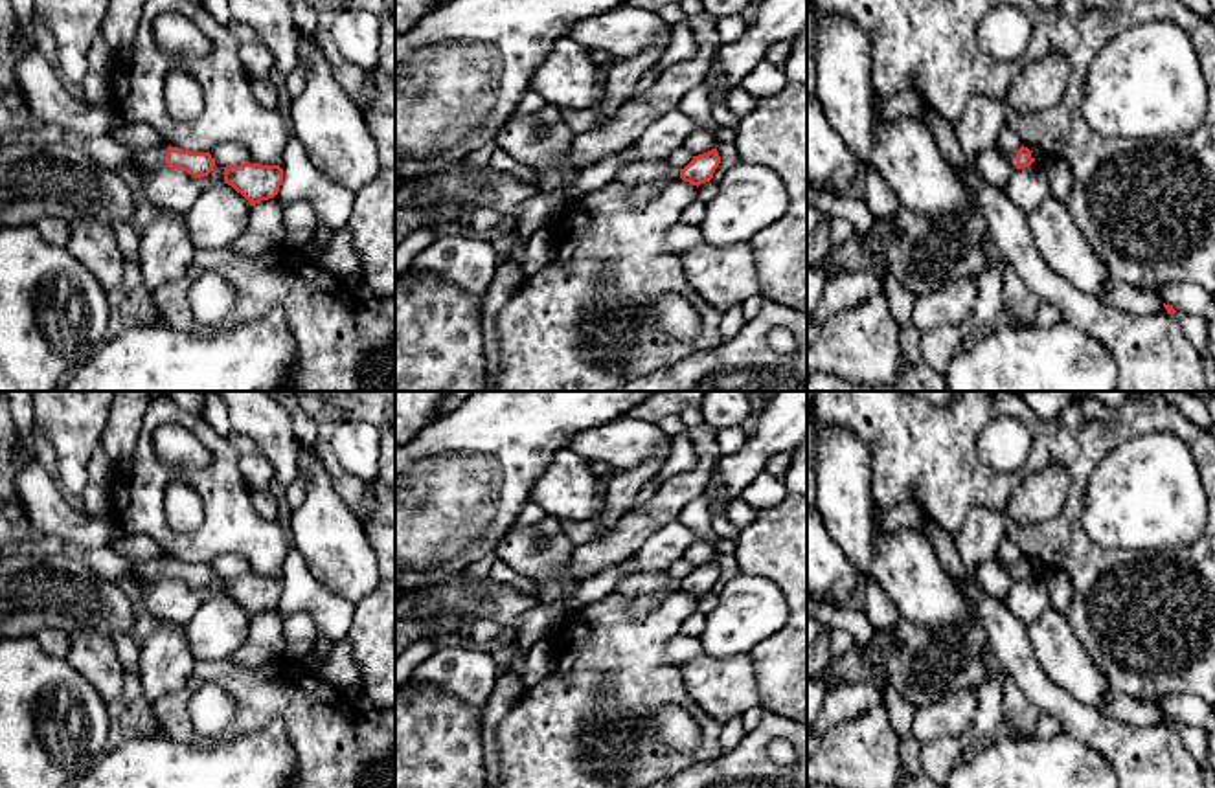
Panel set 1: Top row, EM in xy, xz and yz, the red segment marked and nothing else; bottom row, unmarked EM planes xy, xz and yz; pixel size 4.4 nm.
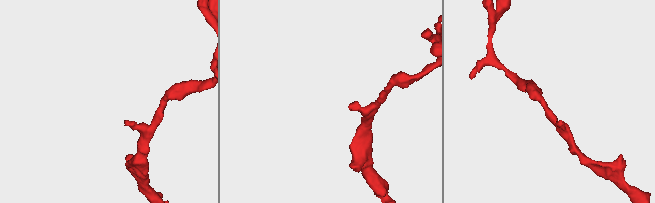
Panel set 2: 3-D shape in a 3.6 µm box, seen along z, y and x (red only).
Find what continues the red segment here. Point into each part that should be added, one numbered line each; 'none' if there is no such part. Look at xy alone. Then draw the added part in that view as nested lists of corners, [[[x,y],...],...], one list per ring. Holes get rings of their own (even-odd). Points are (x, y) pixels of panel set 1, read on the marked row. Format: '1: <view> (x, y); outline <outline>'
1: xy (157, 157); outline [[[153,147],[153,149],[142,149],[142,151],[132,151],[132,160],[134,163],[142,163],[147,167],[162,169],[167,167],[167,147]]]

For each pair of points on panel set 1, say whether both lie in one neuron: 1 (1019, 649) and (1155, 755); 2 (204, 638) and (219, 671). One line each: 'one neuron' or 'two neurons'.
1: one neuron
2: two neurons

